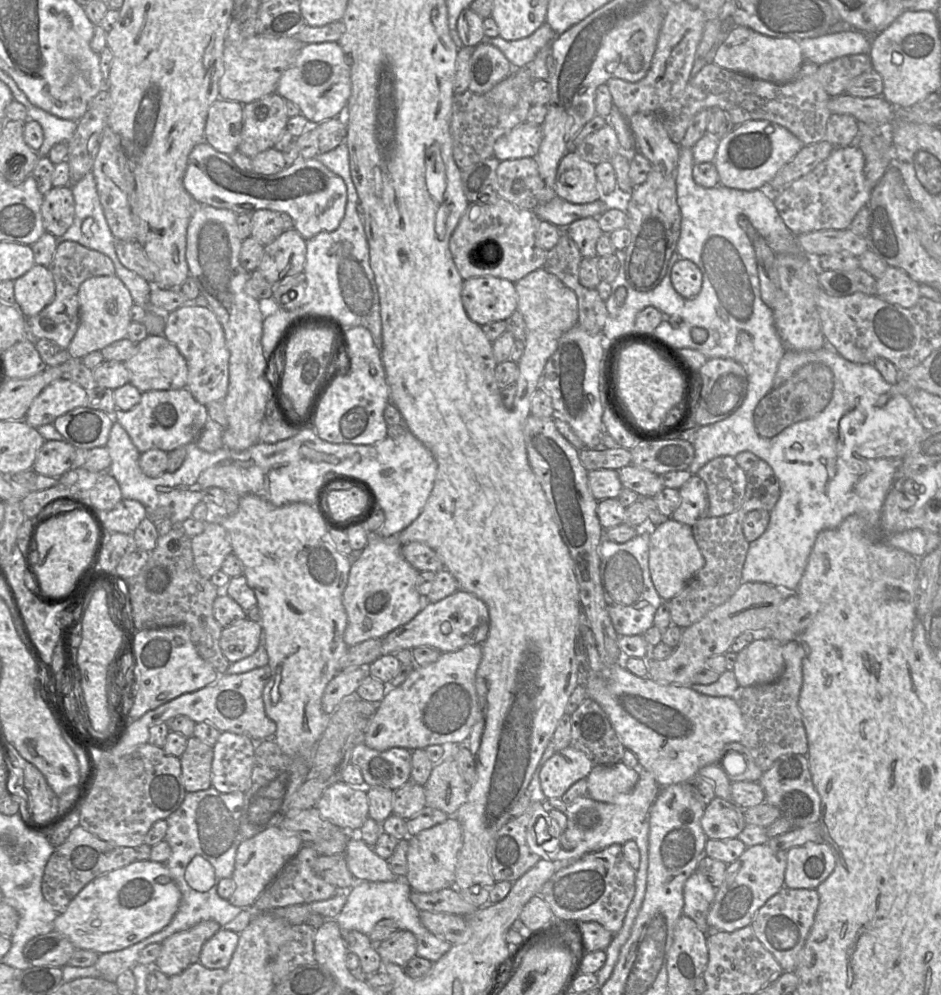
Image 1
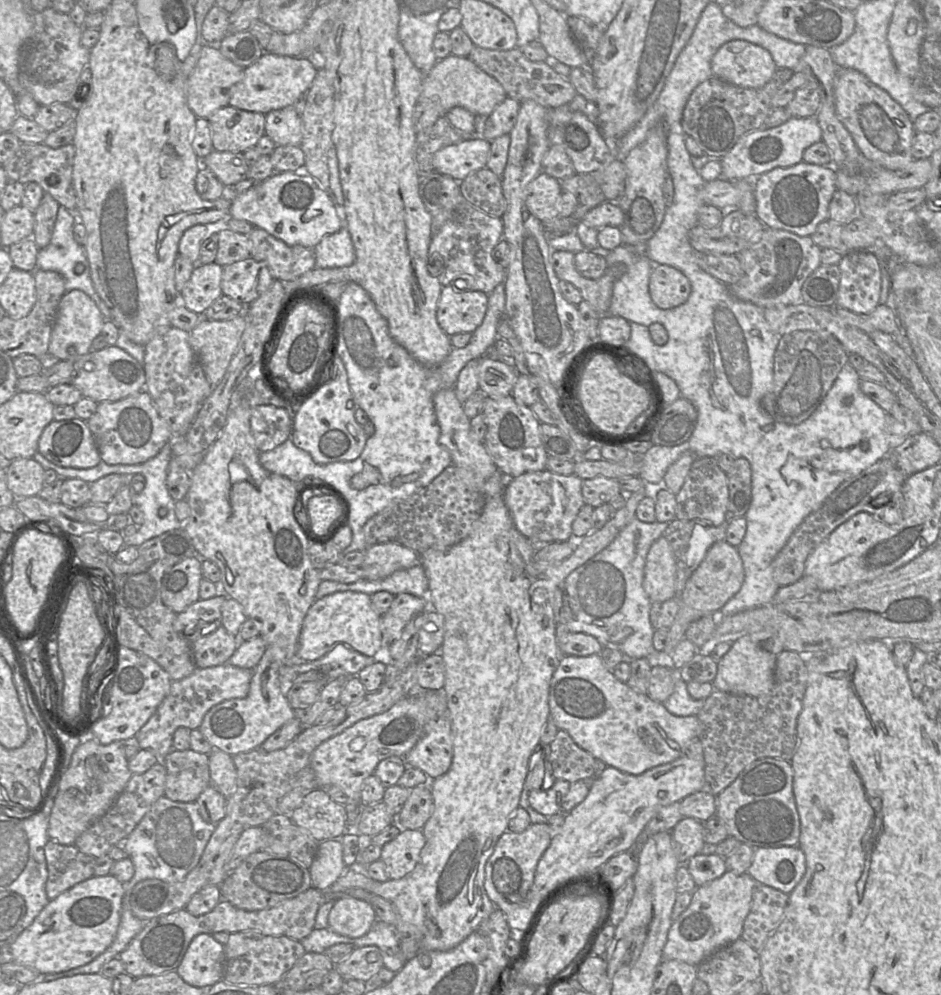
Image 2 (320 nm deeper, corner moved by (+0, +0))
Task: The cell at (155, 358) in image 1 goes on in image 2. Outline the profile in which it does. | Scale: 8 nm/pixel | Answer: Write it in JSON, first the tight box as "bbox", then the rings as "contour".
{"bbox":[71,345,145,403],"contour":[[[116,345],[78,356],[74,358],[73,366],[74,377],[71,384],[81,392],[83,397],[97,403],[118,401],[145,388],[144,366]]]}

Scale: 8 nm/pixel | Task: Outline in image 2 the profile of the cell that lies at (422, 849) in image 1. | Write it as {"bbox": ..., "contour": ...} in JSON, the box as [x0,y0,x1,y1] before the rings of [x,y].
{"bbox":[381,830,425,879],"contour":[[[401,830],[390,842],[381,848],[381,857],[389,878],[400,879],[410,873],[418,864],[425,837],[422,830]]]}

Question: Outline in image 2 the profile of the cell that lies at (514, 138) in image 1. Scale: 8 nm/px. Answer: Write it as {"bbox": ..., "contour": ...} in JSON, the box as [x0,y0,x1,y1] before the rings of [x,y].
{"bbox":[433,136,491,181],"contour":[[[477,136],[448,145],[433,155],[434,170],[457,181],[486,168],[491,142]]]}

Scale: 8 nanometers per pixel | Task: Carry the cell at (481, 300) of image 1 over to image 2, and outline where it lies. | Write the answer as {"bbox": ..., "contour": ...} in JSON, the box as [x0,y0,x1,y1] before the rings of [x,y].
{"bbox":[437,286,488,336],"contour":[[[451,286],[442,288],[437,304],[437,321],[442,330],[452,336],[459,333],[473,333],[483,322],[488,309],[488,294],[481,291],[455,291]]]}

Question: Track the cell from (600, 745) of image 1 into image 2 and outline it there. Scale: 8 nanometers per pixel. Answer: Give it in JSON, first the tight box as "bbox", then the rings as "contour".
{"bbox":[549,730,597,783],"contour":[[[559,730],[549,746],[549,761],[556,779],[574,783],[596,777],[597,759],[580,748],[566,731]]]}

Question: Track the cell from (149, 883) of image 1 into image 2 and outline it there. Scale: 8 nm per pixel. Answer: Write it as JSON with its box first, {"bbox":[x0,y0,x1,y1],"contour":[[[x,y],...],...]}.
{"bbox":[11,876,123,975],"contour":[[[101,876],[83,881],[60,894],[39,913],[34,922],[11,944],[12,960],[42,975],[65,972],[93,961],[113,942],[123,910],[123,884],[115,877]]]}

